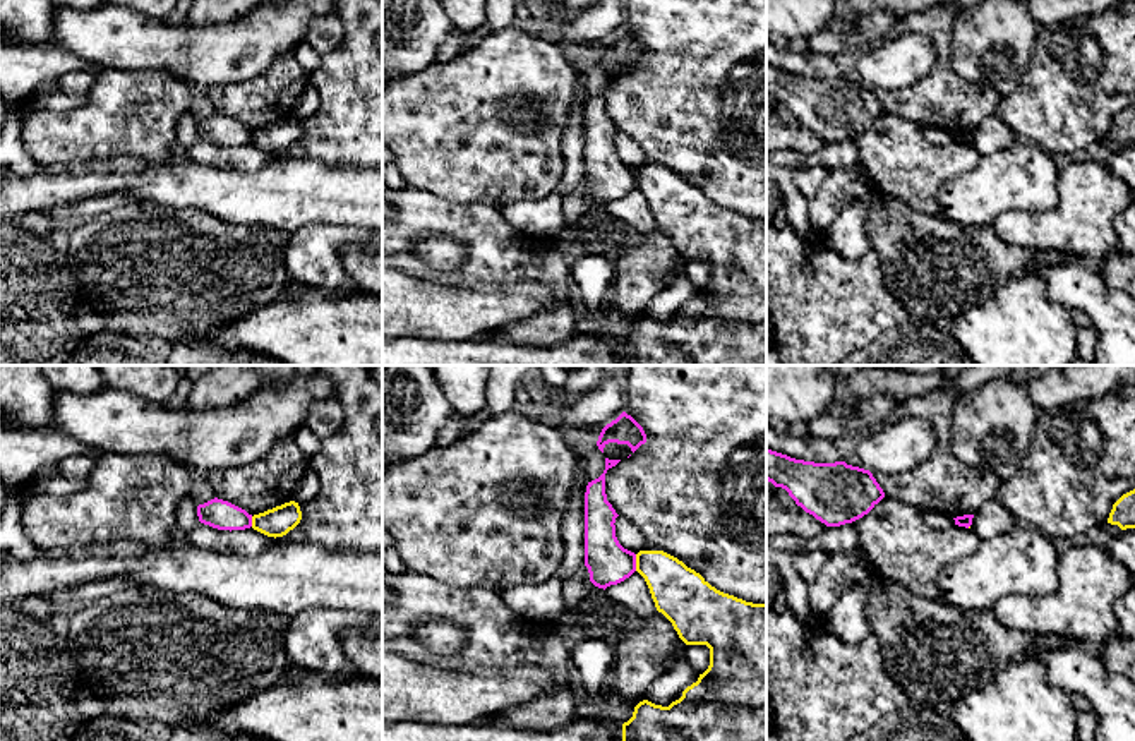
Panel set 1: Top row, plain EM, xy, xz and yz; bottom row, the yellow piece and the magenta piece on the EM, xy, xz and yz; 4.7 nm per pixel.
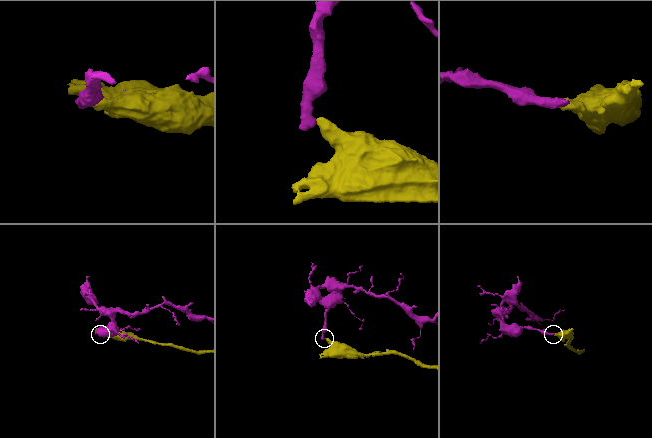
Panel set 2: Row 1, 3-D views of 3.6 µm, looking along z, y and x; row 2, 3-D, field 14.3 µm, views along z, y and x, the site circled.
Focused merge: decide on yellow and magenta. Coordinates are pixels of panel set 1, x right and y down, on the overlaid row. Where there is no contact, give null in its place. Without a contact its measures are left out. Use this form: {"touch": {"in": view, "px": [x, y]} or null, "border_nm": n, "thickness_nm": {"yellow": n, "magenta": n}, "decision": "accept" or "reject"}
{"touch": {"in": "xz", "px": [636, 563]}, "border_nm": 80, "thickness_nm": {"yellow": 240, "magenta": 200}, "decision": "reject"}

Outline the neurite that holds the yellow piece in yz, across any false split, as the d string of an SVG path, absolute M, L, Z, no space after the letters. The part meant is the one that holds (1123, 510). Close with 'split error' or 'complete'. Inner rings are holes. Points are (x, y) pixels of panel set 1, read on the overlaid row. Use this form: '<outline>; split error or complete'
M1135 489L1113 504L1108 523L1118 525L1121 530L1135 528Z; complete

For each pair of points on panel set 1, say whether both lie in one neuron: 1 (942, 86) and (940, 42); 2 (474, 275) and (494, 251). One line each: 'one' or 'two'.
1: one
2: one

